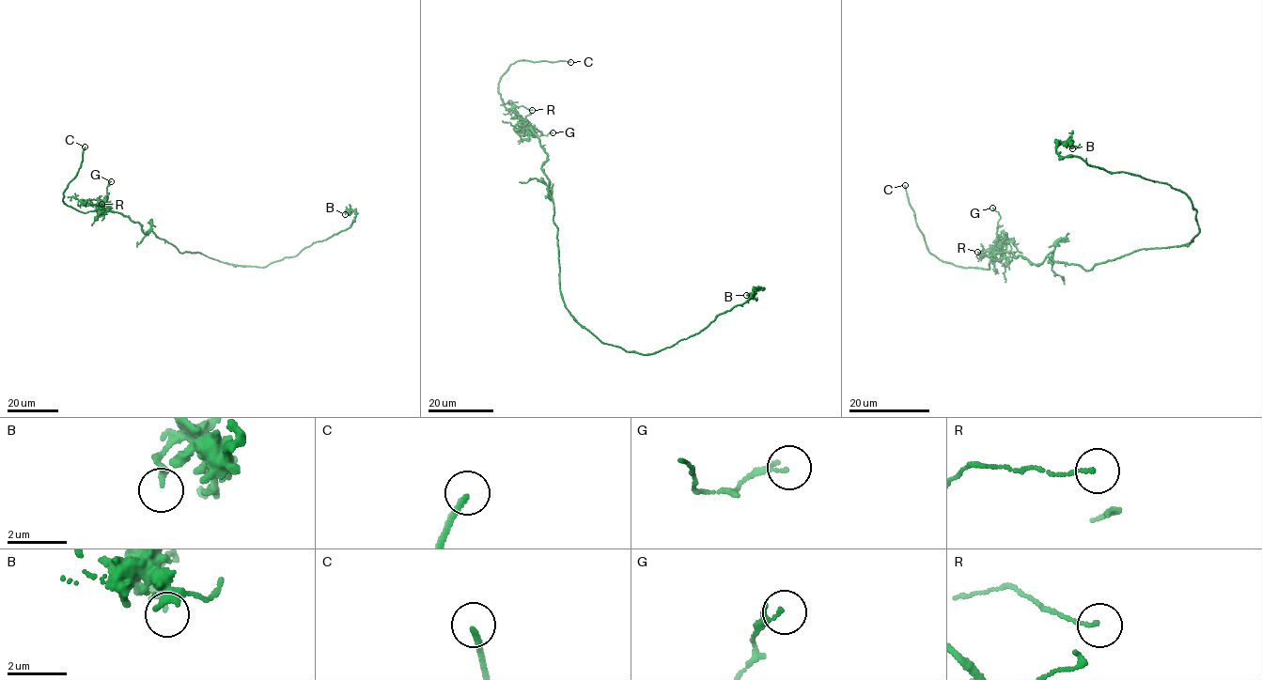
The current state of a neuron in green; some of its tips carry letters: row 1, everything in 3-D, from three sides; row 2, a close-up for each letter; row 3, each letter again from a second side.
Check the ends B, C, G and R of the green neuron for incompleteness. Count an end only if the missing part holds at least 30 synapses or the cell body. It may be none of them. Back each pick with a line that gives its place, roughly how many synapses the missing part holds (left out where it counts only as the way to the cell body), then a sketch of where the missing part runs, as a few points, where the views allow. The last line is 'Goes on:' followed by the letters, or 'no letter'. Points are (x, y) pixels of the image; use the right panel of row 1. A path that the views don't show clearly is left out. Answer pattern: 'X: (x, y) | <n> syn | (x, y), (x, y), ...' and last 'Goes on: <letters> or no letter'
C: (905, 185) | (905, 185), (899, 155), (880, 128), (864, 93)
Goes on: C

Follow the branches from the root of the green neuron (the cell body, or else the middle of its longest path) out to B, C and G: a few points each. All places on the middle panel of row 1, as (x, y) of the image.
B: (558, 254), (560, 294), (569, 314), (603, 343), (628, 351), (651, 354), (698, 333), (761, 287), (746, 295)
C: (558, 254), (553, 199), (541, 168), (547, 153), (526, 121), (504, 105), (499, 80), (520, 60), (570, 62)
G: (558, 254), (553, 199), (541, 168), (547, 153), (530, 127), (544, 135), (553, 132)

